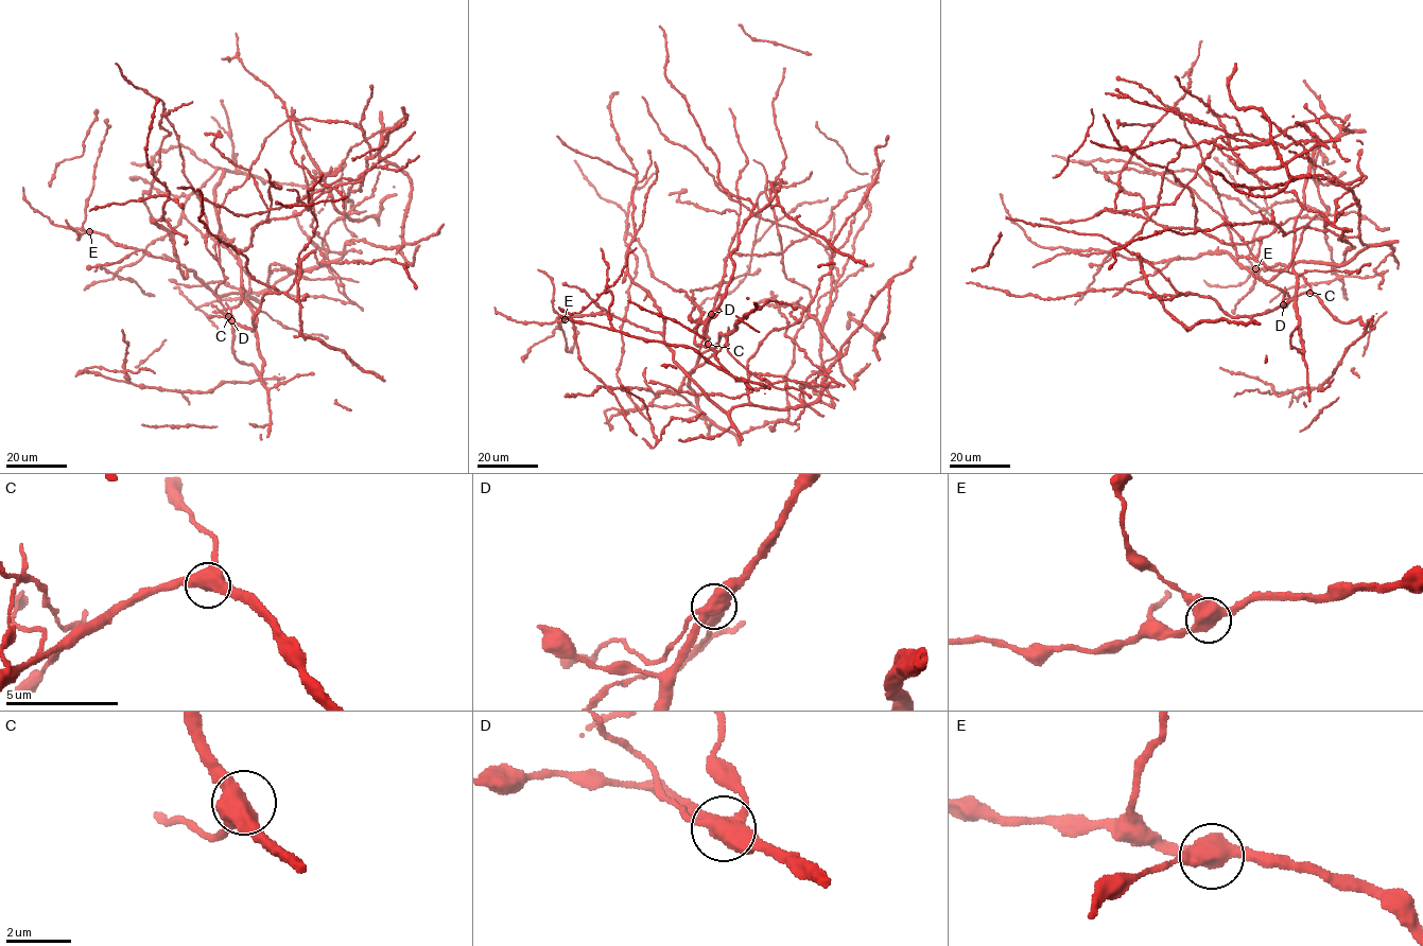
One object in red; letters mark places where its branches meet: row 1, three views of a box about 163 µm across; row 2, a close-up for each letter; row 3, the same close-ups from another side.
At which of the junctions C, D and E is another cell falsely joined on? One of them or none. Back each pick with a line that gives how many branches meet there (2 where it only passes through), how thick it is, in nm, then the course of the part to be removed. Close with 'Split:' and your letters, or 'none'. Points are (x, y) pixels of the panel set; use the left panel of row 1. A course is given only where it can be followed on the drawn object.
D: 3 branches meet; 480 nm thick; foreign part runs (231, 320), (230, 309), (243, 297), (242, 284)
Split: D

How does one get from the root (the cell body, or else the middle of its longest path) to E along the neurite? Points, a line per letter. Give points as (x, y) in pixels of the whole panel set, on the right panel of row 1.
E: (1186, 188), (1167, 164), (1202, 141), (1302, 141), (1353, 186), (1324, 227), (1368, 247), (1338, 265), (1255, 268)

